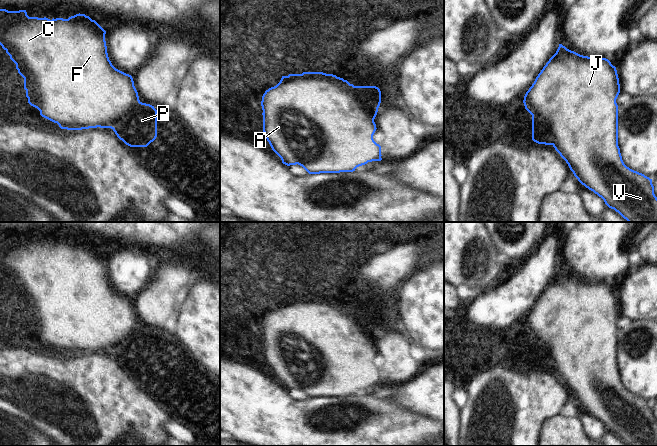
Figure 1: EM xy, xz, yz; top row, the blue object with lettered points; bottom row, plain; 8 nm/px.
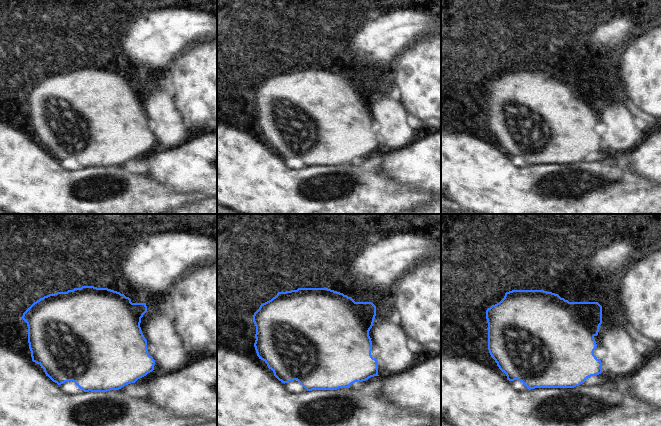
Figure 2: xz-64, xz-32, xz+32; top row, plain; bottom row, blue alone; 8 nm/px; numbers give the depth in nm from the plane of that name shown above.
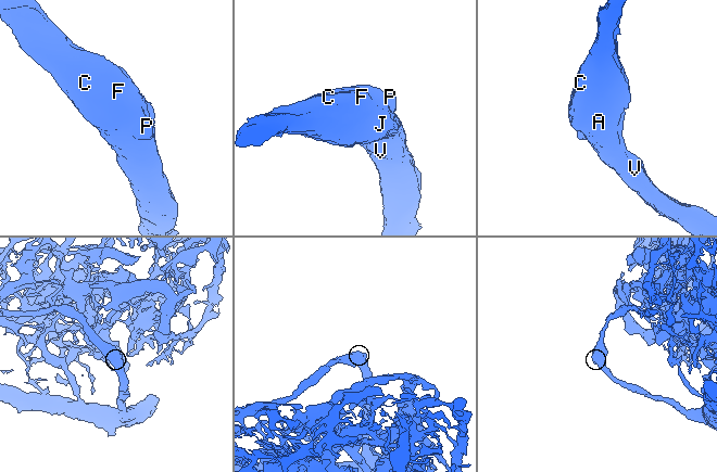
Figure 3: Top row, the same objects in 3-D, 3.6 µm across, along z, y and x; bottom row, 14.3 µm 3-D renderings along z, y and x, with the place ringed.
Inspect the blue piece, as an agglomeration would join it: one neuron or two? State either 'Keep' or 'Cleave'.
Keep.

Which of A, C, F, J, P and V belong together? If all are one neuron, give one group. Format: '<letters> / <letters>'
A C F J P V

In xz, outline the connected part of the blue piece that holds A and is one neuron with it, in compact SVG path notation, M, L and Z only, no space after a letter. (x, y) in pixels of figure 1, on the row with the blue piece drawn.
M323 72L289 74L288 76L282 76L280 82L276 86L266 90L262 96L261 106L263 110L263 132L272 150L281 158L282 163L287 166L298 164L309 174L353 172L357 167L365 165L368 162L382 160L381 146L373 139L373 135L377 129L374 119L377 115L380 103L381 91L376 86L354 86L343 78Z

